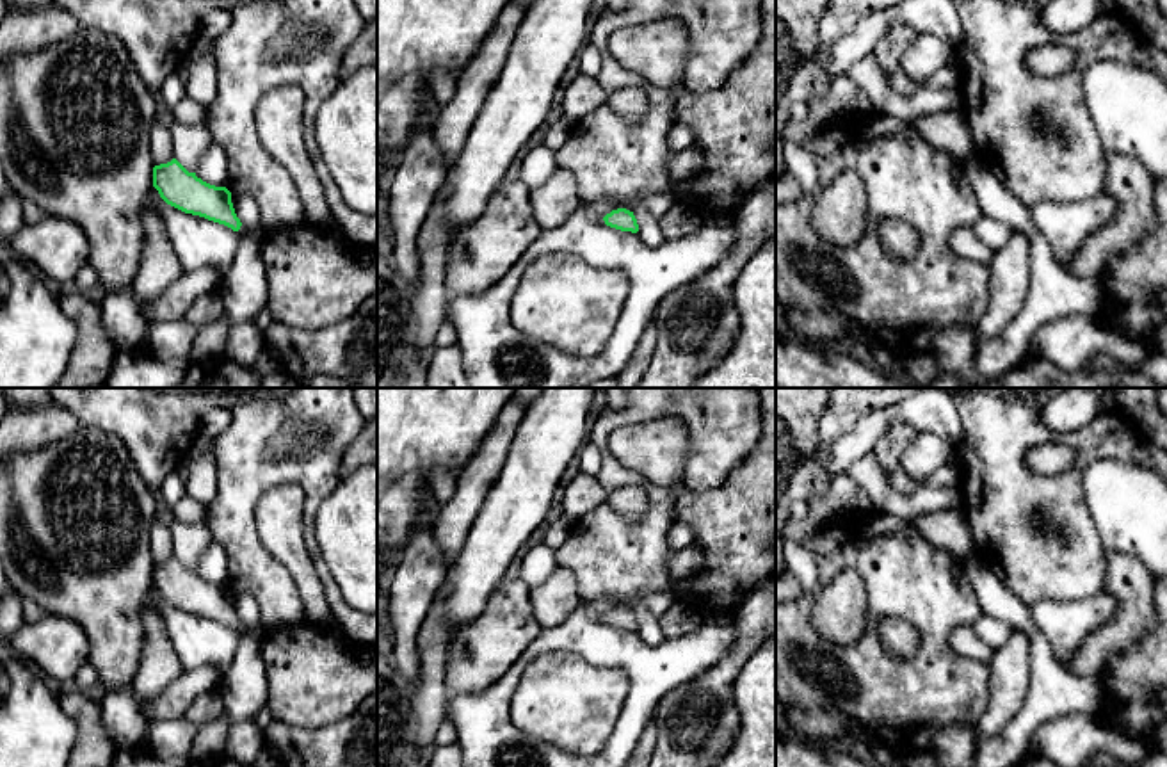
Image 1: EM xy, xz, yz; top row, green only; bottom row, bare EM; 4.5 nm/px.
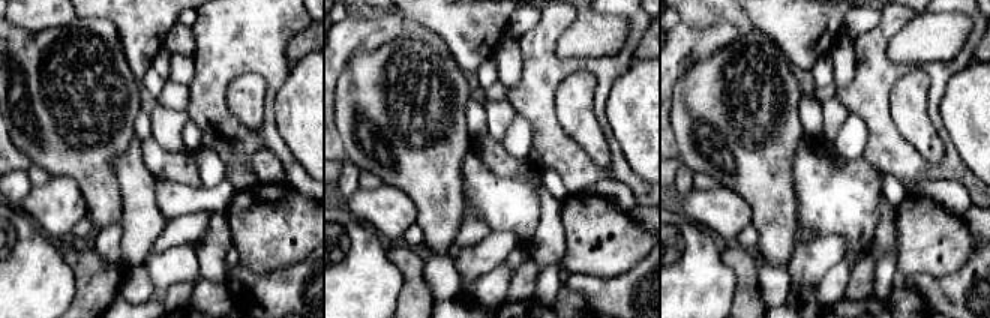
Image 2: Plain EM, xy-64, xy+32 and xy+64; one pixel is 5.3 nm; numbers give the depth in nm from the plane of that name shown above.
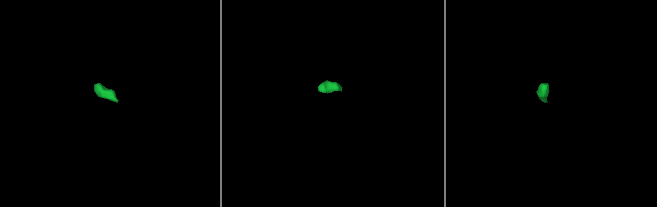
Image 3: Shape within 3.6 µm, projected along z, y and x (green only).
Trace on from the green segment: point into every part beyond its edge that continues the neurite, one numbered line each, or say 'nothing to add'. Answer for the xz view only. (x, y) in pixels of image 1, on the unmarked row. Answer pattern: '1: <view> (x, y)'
nothing to add

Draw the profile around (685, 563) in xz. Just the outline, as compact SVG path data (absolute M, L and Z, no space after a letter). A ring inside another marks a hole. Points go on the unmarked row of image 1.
M696 541L683 550L672 553L667 561L667 569L674 582L697 575L701 568L703 550Z

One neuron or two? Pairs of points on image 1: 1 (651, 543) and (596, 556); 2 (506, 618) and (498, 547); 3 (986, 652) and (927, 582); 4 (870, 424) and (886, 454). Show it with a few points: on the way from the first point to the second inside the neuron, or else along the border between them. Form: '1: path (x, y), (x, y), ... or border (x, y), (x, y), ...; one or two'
1: path (637, 552), (634, 556), (611, 556); one
2: border (506, 579), (477, 614); two
3: border (957, 625), (949, 645), (957, 653), (982, 662); two
4: border (920, 431), (906, 424), (892, 424), (870, 451); two

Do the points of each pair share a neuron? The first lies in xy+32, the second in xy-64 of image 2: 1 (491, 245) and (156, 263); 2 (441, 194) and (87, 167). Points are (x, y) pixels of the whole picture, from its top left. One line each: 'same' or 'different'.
1: different
2: same

